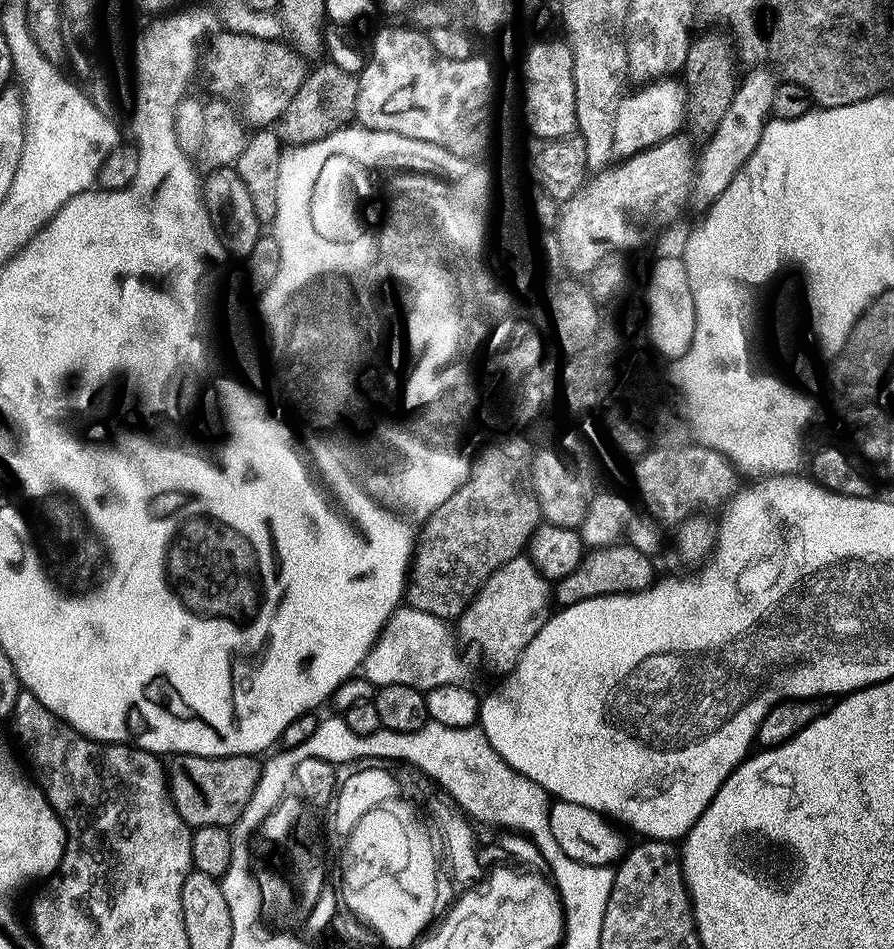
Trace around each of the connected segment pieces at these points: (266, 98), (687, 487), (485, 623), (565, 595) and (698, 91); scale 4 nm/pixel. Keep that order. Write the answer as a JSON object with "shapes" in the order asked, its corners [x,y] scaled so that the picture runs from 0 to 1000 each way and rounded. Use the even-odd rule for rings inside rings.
{"shapes":[[[[252,33],[242,46],[233,80],[243,102],[258,107],[282,133],[304,133],[317,123],[326,105],[339,90],[342,79],[341,60],[317,41],[299,42],[277,35]]],[[[780,466],[775,472],[756,471],[761,472],[734,472],[730,476],[723,477],[711,489],[711,518],[716,522],[721,537],[732,547],[738,548],[739,554],[747,556],[747,558],[755,557],[761,549],[780,537],[794,537],[792,535],[801,534],[804,536],[806,532],[818,527],[826,513],[823,490],[813,485],[803,474],[791,471],[783,466]]],[[[587,585],[576,586],[546,606],[515,646],[515,666],[546,694],[553,707],[567,710],[576,704],[582,688],[613,652],[613,632],[615,636],[614,612],[602,605]]],[[[688,571],[673,577],[661,579],[638,605],[621,612],[620,632],[623,638],[645,636],[670,628],[691,628],[696,624],[717,624],[732,613],[729,586],[706,572]]],[[[787,34],[773,43],[763,75],[763,84],[772,98],[767,118],[772,123],[772,135],[774,131],[775,140],[798,140],[812,116],[817,115],[818,105],[826,92],[823,67],[826,68],[826,55],[818,37],[813,38],[810,34]]]]}

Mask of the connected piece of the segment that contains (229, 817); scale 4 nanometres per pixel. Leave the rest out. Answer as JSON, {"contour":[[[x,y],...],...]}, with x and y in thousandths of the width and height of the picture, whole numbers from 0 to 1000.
{"contour":[[[197,795],[187,802],[186,817],[192,848],[218,875],[236,868],[258,870],[277,847],[291,819],[292,802],[286,797],[208,797]]]}

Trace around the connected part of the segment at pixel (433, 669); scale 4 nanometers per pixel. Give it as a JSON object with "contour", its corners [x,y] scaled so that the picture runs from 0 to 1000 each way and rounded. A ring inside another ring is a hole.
{"contour":[[[449,639],[434,650],[416,683],[407,693],[405,712],[421,725],[459,723],[470,729],[500,721],[520,720],[523,700],[515,692],[506,675],[502,659],[490,649],[482,649],[460,639]]]}

